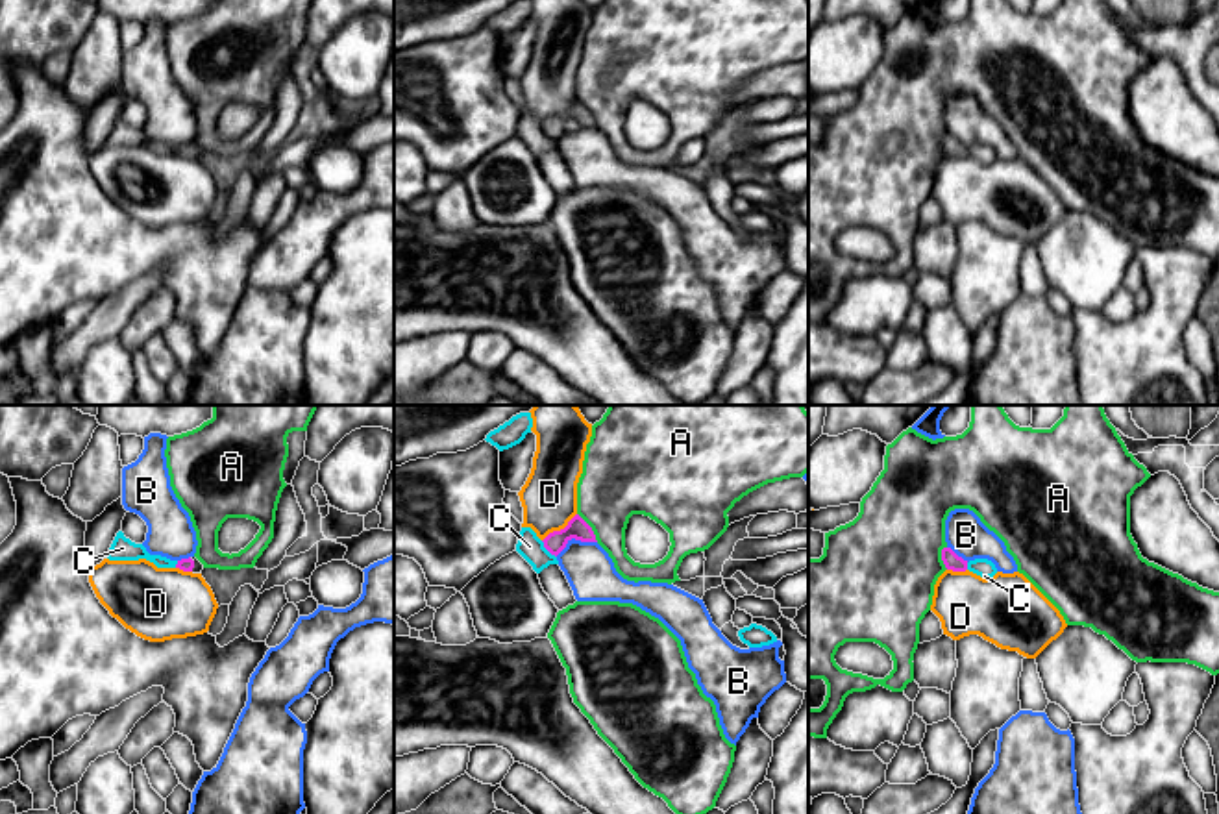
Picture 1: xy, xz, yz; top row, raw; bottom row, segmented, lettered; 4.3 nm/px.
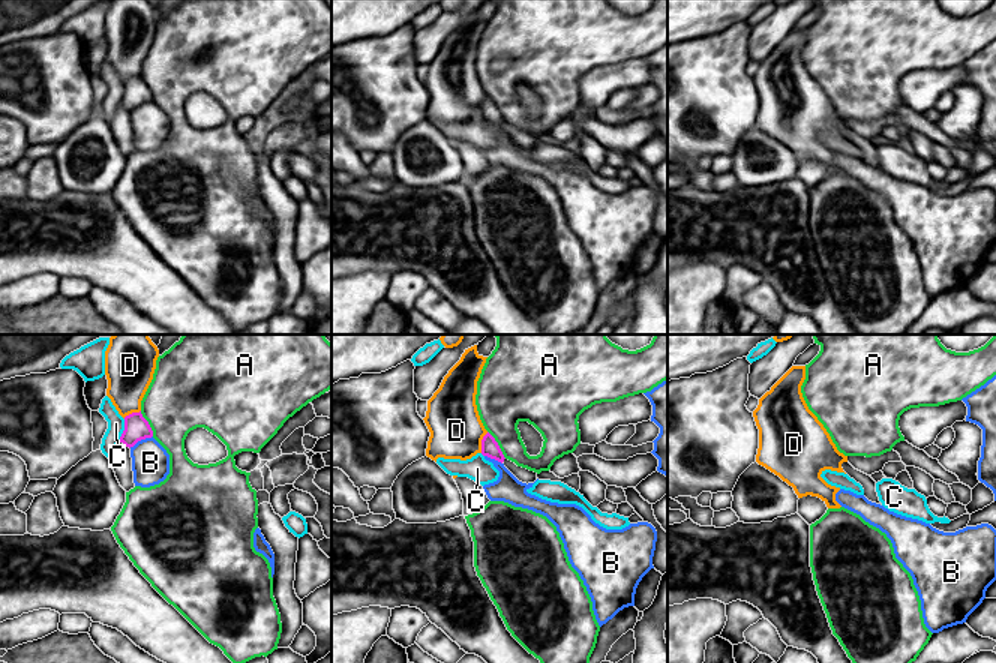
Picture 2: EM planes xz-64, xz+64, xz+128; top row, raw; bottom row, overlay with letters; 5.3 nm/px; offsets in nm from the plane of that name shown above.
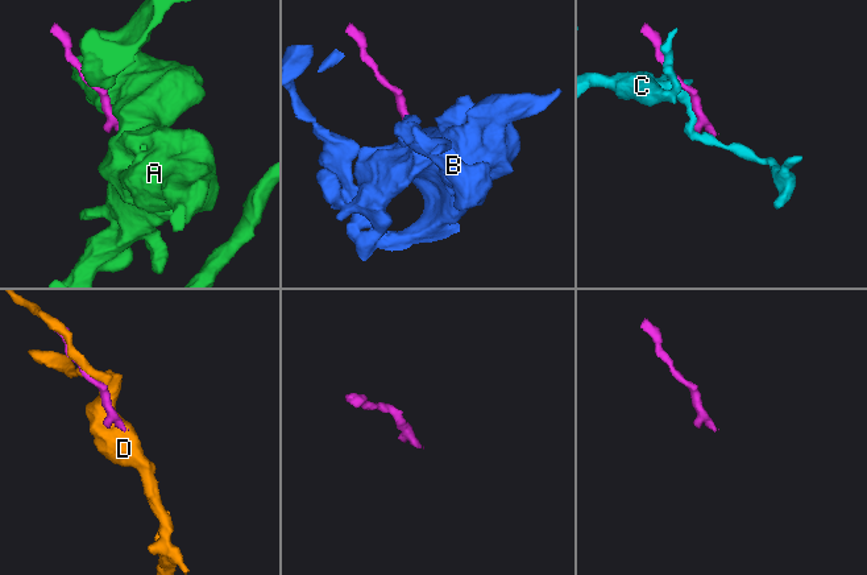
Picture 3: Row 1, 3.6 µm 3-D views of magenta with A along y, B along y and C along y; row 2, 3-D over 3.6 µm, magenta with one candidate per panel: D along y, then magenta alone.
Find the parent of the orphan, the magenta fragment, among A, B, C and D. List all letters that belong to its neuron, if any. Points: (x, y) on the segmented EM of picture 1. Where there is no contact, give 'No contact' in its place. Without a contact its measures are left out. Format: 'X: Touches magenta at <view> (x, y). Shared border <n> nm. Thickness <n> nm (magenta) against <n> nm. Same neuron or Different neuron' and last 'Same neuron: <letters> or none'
A: Touches magenta at xz (591, 528). Shared border 160 nm. Thickness 90 nm (magenta) against 320 nm. Different neuron
B: Touches magenta at xz (576, 539). Shared border 200 nm. Thickness 90 nm (magenta) against 220 nm. Different neuron
C: Touches magenta at xz (548, 550). Shared border 100 nm. Thickness 90 nm (magenta) against 110 nm. Different neuron
D: Touches magenta at xz (561, 530). Shared border 200 nm. Thickness 90 nm (magenta) against 240 nm. Different neuron
Same neuron: none

